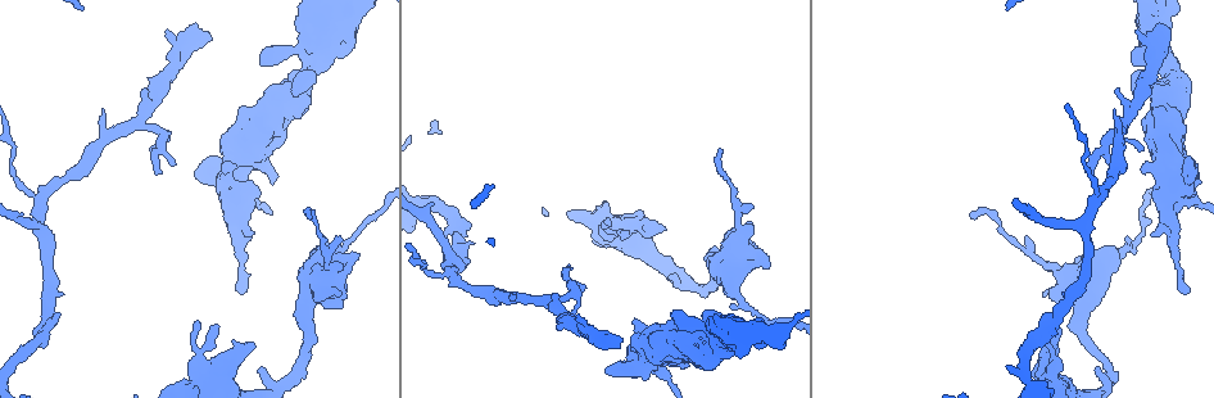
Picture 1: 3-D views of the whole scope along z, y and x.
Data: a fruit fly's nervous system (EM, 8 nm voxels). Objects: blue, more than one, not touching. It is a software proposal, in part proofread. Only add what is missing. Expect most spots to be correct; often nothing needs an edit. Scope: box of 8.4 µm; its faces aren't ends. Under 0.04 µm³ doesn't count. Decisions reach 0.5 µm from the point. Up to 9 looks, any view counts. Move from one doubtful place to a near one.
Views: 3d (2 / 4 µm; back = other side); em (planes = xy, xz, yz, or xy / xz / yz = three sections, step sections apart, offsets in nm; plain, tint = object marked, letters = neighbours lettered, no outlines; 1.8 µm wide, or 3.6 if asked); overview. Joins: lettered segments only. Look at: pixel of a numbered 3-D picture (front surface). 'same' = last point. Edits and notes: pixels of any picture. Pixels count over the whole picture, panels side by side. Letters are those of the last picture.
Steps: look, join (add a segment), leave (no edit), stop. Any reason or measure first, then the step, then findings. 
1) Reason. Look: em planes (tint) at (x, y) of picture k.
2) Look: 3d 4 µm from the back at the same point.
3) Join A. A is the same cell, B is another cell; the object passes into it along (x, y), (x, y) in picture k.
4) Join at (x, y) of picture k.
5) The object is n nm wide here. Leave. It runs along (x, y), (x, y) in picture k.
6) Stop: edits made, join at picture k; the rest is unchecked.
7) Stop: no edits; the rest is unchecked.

Branch stops here. Look: em planes (letters) at (244, 292) of picture 1.

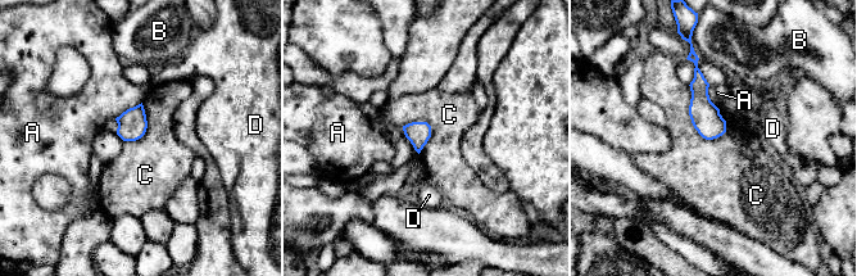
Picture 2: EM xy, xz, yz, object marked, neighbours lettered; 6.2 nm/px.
Leave. A, B, C and D are other cells; none of them fits.

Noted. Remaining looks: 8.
Branch stops here. Look: em yz step 4 (letters) at (617, 366) of picture 1.

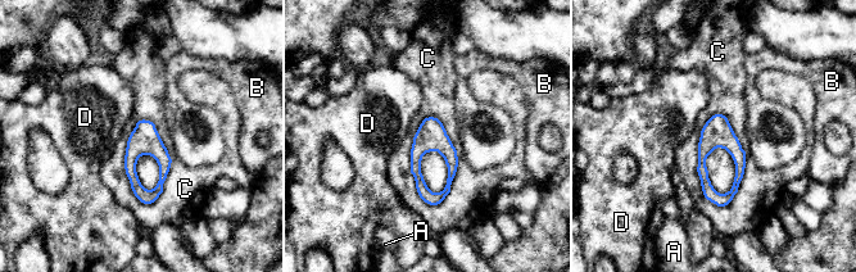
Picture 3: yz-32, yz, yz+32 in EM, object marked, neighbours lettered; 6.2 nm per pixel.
Look: em planes (letters) at the same point.

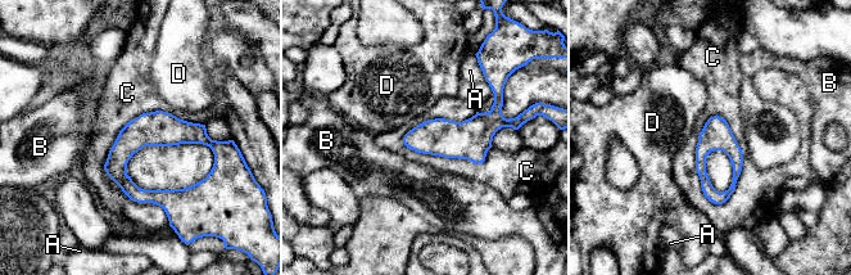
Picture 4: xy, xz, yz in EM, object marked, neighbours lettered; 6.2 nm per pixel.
The longest contact is with C, 550 nm. Leave. A, B, C and D are other cells; it runs along (213, 145), (143, 134), (108, 168) in picture 4; none of them fits.

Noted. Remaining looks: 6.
Free end. Look: 3d 2 µm at (514, 293) of picture 1.

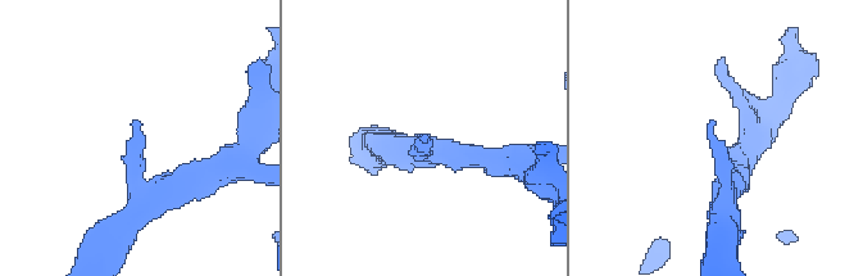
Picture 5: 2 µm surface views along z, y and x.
Look: em yz step 4 (letters) at (423, 140) of picture 5.

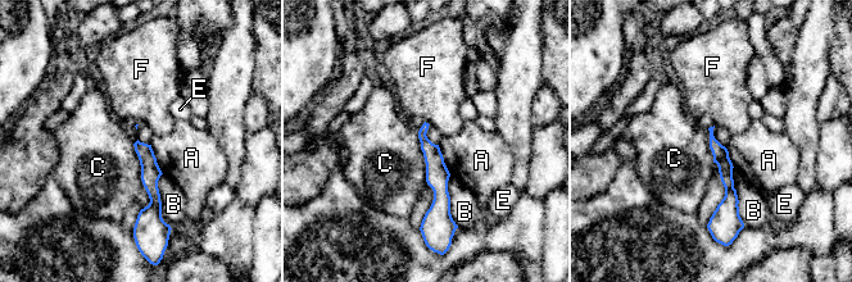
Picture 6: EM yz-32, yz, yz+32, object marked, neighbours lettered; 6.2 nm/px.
Leave. A, B, C, E and F are other cells; a border runs along (132, 144), (149, 199), (143, 209) in picture 6; none of them fits.

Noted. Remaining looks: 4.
Branch stops here. Look: em planes (letters) at (1029, 240) of picture 1.

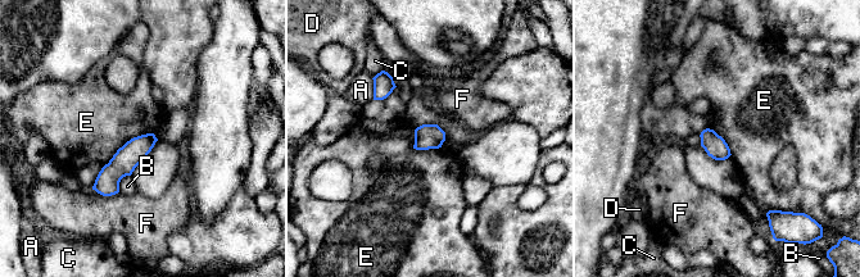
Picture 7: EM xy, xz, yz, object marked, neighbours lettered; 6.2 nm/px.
The longest contact is with E, 380 nm. Leave. A, B, C, D, E and F are other cells; none of them fits.

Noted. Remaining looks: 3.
Stop: no edits; the rest is unchecked.

